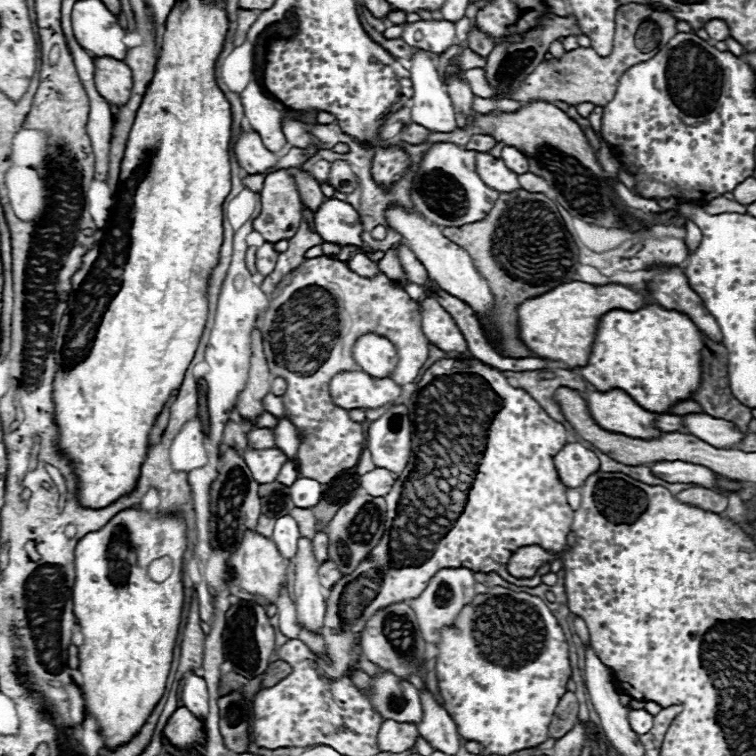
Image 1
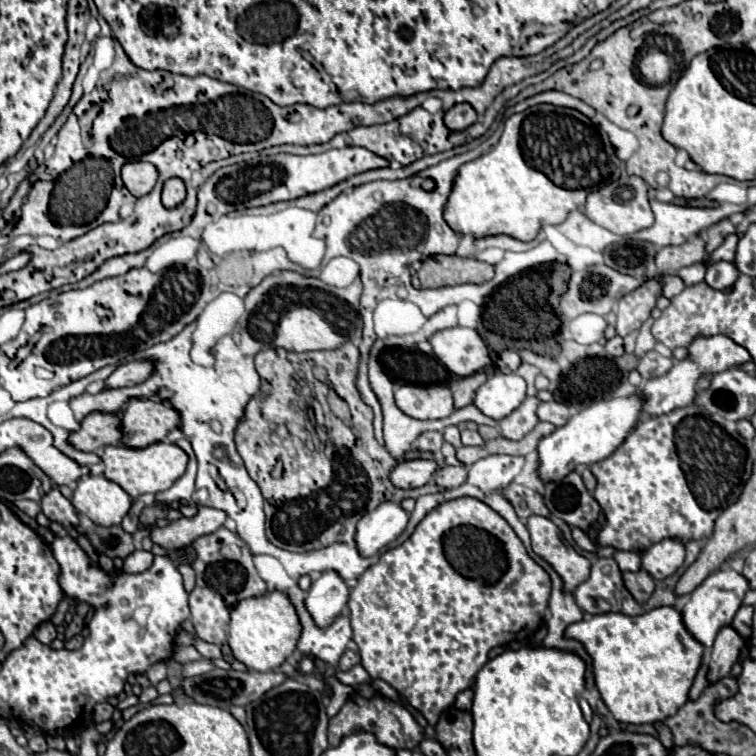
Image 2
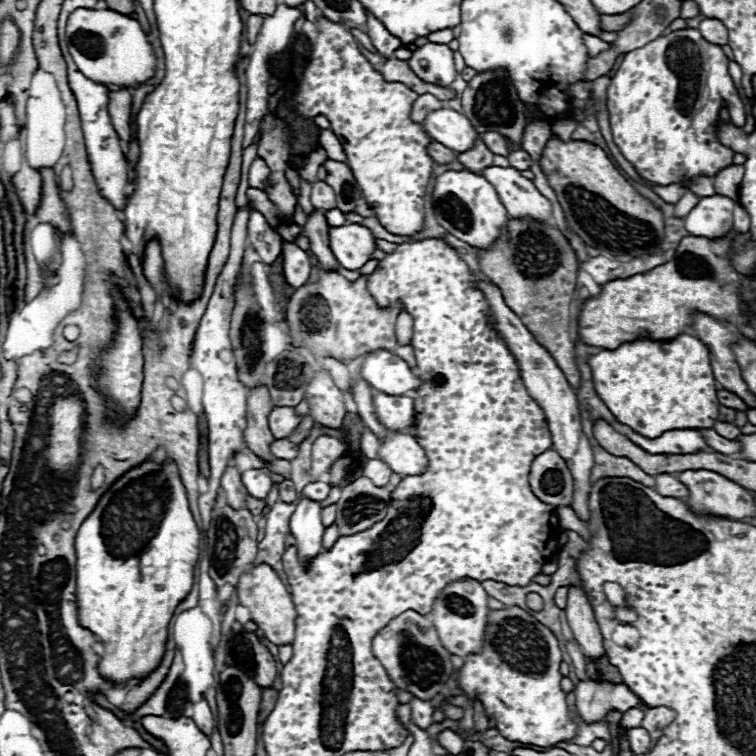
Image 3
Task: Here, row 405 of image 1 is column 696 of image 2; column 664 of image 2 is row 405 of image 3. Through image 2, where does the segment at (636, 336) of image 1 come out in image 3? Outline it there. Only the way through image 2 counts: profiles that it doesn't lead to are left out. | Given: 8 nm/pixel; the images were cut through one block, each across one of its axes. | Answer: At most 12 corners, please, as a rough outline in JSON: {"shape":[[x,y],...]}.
{"shape":[[638,338],[588,358],[594,388],[638,434],[712,428],[700,338]]}

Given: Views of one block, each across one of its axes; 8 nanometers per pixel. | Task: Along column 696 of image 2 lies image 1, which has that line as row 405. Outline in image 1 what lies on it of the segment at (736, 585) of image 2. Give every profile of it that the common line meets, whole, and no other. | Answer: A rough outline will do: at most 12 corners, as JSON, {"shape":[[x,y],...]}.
{"shape":[[586,390],[598,426],[630,438],[656,438],[654,414],[624,390]]}

